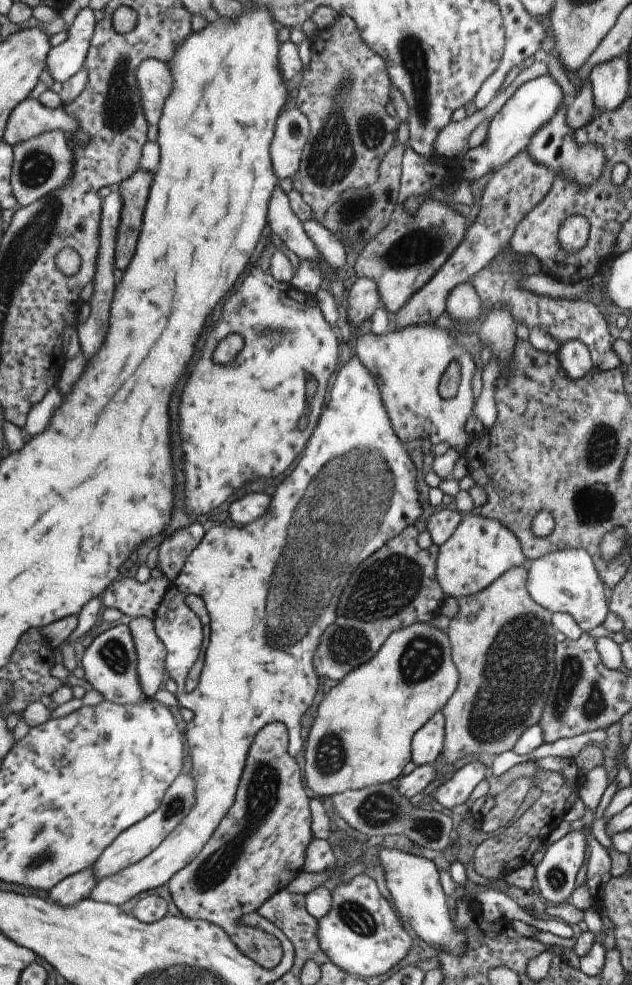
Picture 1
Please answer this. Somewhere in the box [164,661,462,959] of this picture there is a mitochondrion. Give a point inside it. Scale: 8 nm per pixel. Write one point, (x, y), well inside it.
(261, 799)

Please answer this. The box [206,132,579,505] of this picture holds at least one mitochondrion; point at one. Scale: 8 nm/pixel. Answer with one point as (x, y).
(418, 247)

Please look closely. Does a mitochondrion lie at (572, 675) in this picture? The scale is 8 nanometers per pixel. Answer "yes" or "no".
yes

